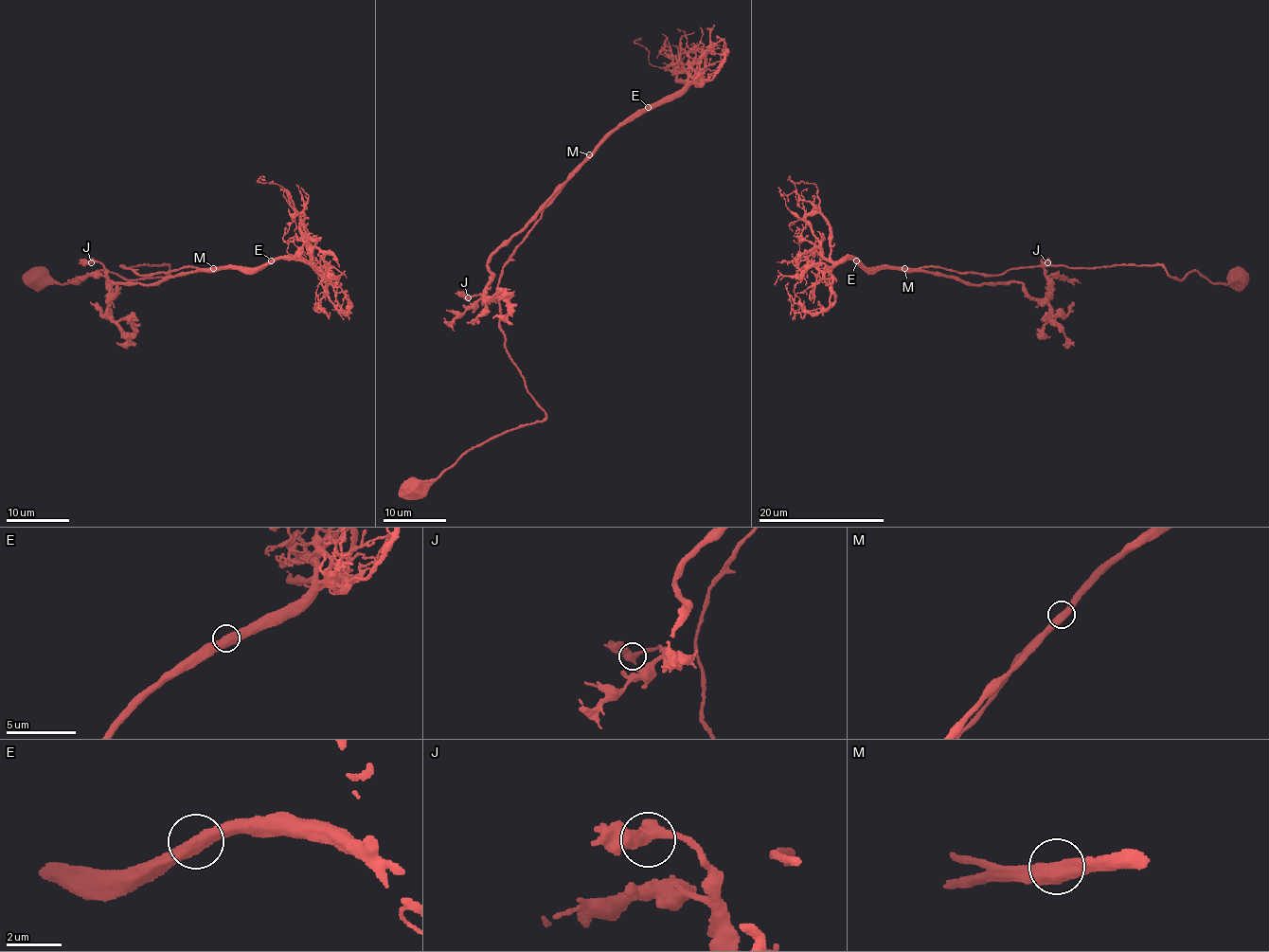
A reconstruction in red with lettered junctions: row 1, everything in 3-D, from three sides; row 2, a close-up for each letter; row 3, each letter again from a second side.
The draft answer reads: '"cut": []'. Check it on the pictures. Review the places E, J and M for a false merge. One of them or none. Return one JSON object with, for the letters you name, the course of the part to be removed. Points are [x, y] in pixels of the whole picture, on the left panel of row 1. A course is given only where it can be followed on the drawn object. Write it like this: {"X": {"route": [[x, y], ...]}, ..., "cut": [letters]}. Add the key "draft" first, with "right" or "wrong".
{"draft": "right", "cut": []}

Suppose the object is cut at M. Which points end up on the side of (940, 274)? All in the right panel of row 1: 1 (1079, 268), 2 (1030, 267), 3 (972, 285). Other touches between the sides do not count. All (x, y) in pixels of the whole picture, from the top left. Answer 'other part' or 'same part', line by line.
1: other part
2: other part
3: same part

